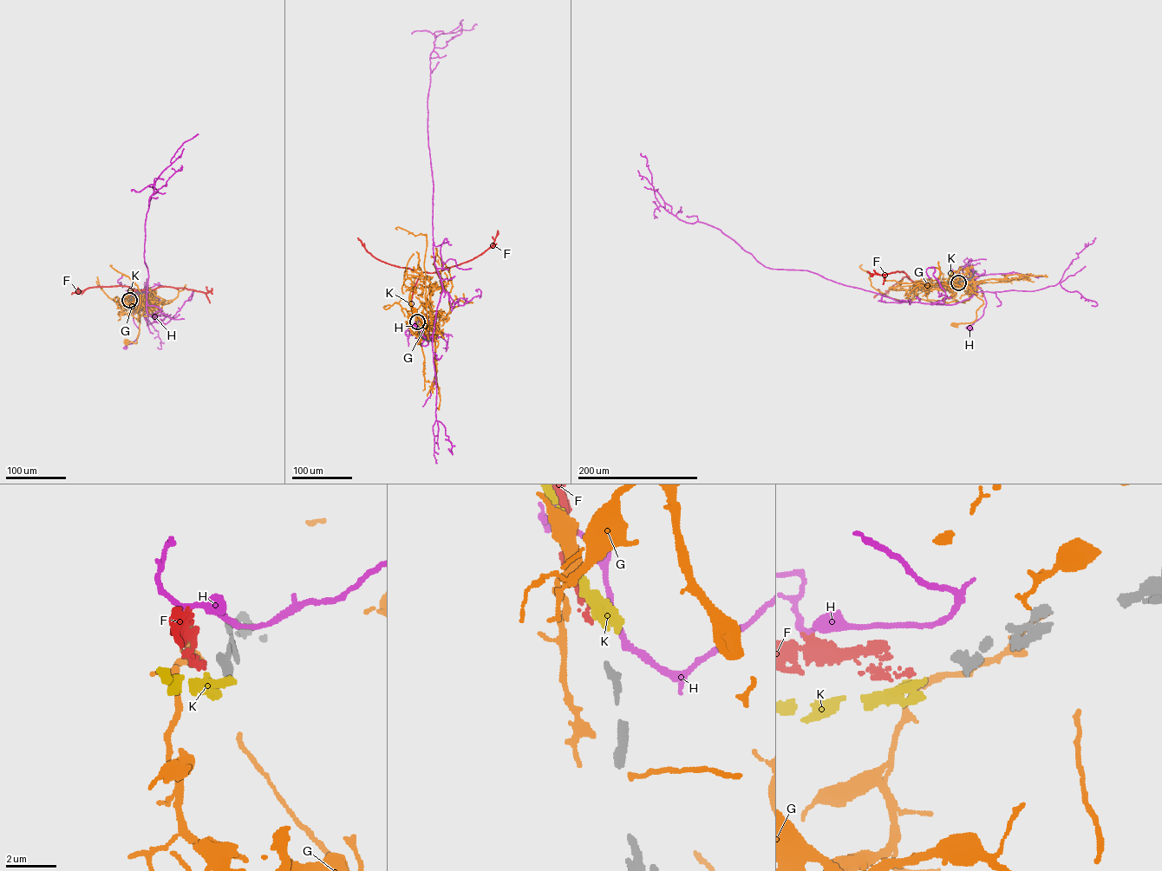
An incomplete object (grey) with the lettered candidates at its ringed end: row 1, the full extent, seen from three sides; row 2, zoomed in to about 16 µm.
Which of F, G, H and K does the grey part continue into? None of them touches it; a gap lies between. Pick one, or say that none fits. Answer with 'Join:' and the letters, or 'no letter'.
Join: K

